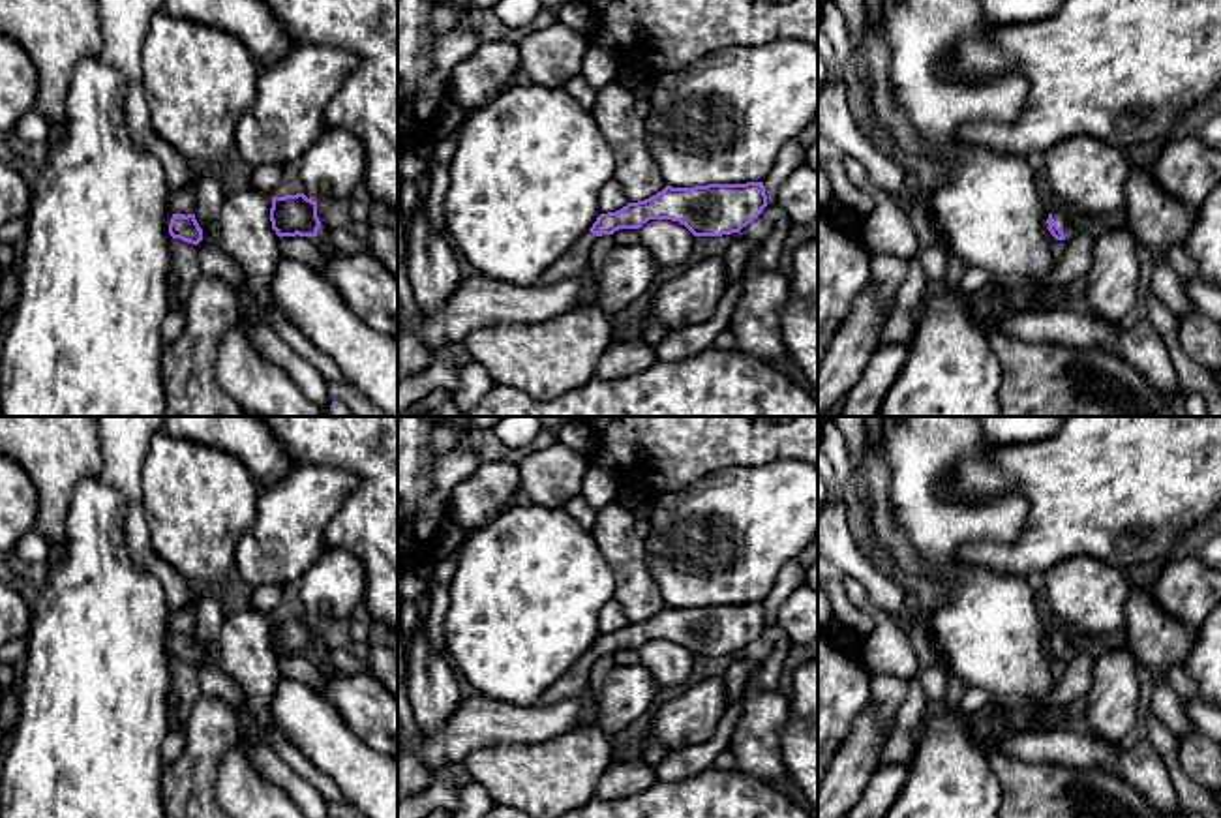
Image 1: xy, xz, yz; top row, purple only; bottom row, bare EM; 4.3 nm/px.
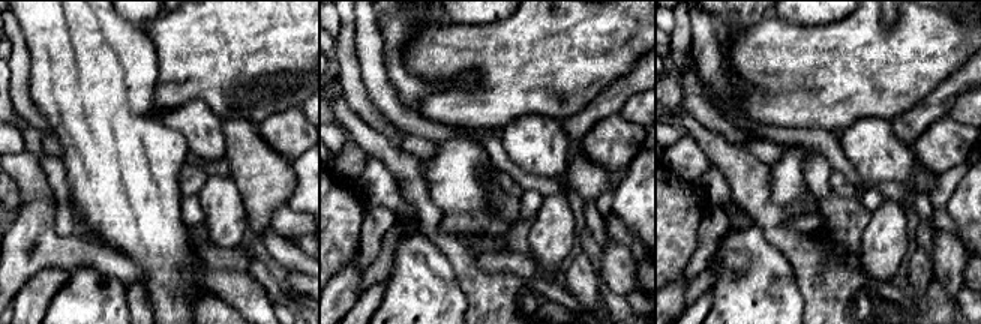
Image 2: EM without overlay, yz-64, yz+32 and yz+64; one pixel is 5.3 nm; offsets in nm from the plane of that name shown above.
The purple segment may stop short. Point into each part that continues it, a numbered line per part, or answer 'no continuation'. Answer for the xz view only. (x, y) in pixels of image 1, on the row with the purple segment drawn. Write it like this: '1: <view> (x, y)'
1: xz (572, 263)

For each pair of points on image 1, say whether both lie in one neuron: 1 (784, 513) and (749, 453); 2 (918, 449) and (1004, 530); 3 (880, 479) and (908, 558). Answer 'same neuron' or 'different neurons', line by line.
1: different neurons
2: same neuron
3: same neuron

